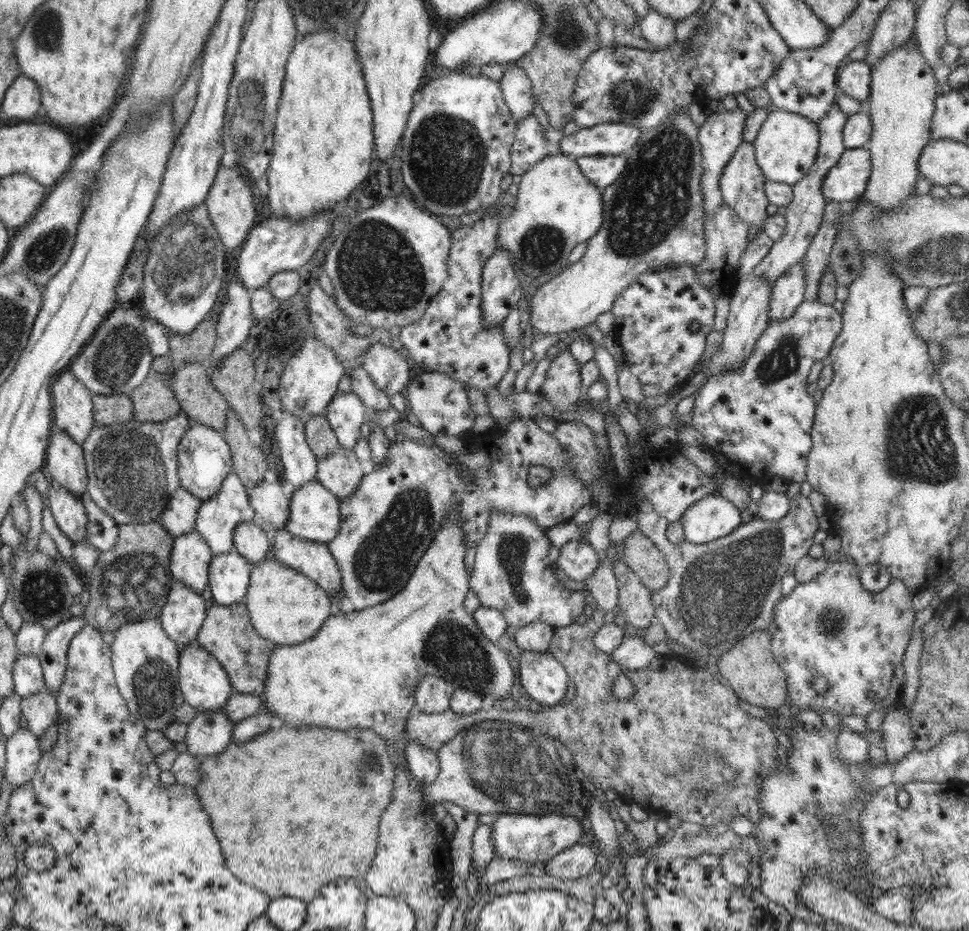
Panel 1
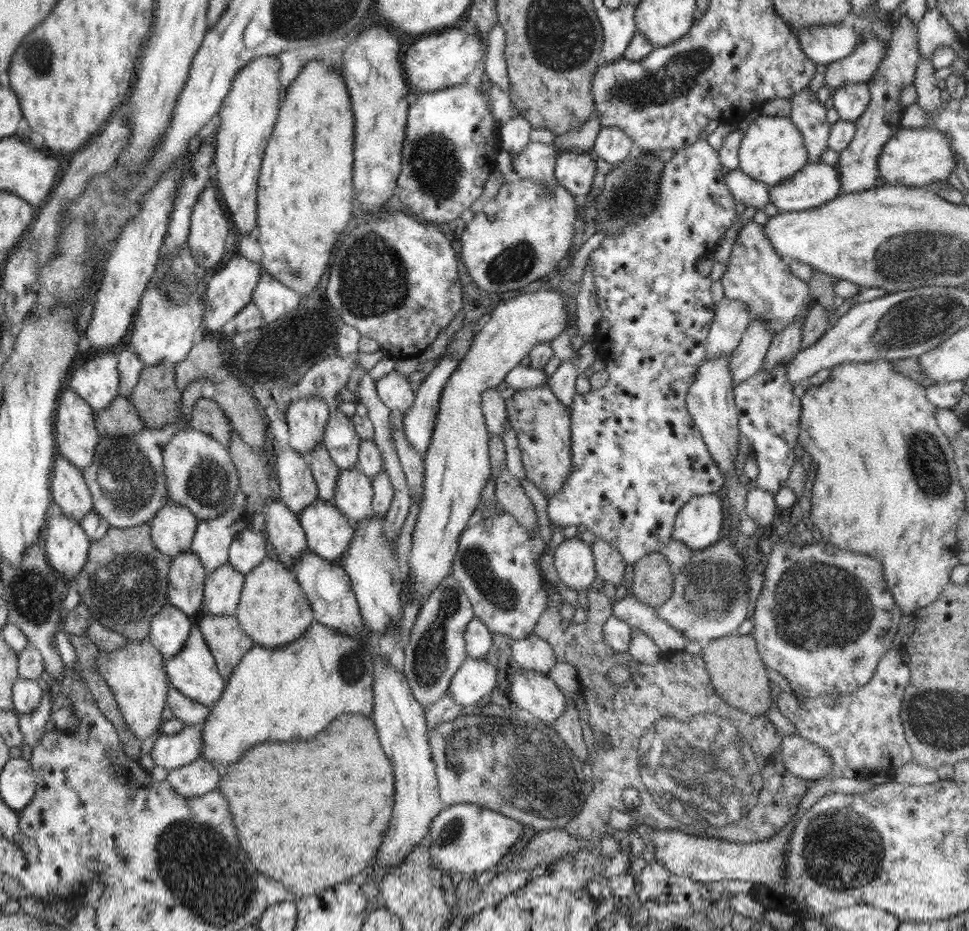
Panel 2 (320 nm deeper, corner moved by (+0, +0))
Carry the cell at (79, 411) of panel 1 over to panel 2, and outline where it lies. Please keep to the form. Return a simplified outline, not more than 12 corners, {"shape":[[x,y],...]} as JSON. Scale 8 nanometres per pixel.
{"shape":[[71,389],[57,398],[56,452],[82,471],[101,436],[95,412]]}

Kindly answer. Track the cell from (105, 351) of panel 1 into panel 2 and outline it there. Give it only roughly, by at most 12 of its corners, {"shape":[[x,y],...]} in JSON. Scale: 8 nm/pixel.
{"shape":[[118,355],[70,370],[70,389],[94,410],[119,396]]}

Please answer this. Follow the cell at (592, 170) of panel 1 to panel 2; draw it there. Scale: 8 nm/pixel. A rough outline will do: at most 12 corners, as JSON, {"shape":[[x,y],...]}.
{"shape":[[560,152],[555,178],[568,192],[587,195],[596,162],[585,152]]}

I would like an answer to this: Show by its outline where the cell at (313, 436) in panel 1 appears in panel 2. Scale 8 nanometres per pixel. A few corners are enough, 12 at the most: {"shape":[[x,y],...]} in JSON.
{"shape":[[319,444],[307,457],[317,498],[332,503],[340,468]]}

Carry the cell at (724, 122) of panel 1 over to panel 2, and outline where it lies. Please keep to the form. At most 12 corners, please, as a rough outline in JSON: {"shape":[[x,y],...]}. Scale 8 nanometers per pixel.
{"shape":[[718,152],[589,254],[608,384],[549,520],[627,564],[724,475],[685,396],[735,223]]}

